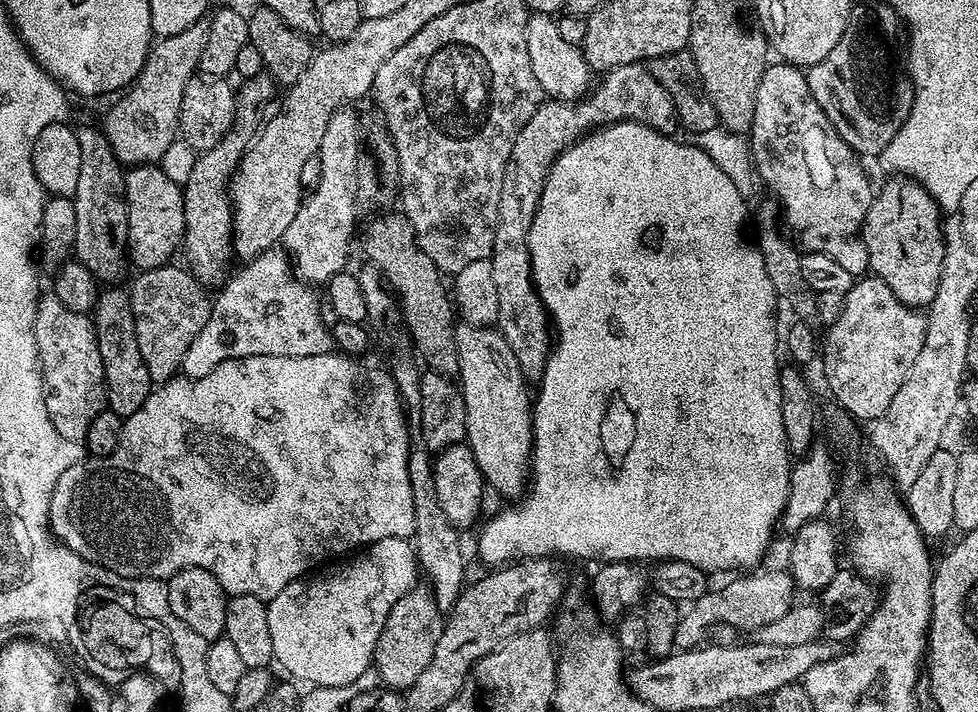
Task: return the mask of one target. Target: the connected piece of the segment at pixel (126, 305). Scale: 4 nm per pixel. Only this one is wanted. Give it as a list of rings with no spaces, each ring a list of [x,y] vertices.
[[[108,286],[96,297],[96,306],[90,313],[92,327],[98,338],[98,354],[102,354],[102,370],[104,371],[104,391],[106,404],[114,411],[127,418],[146,402],[153,390],[150,370],[146,370],[146,362],[142,362],[142,350],[138,350],[136,323],[132,313],[132,303],[125,289],[120,286]]]

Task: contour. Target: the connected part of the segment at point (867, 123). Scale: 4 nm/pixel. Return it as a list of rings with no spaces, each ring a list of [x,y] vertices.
[[[880,2],[880,4],[857,3],[852,9],[848,25],[838,46],[834,46],[834,50],[830,50],[830,54],[826,54],[826,58],[822,58],[822,62],[818,62],[806,72],[810,94],[814,94],[814,102],[818,102],[818,106],[822,106],[826,118],[830,118],[832,127],[852,147],[852,151],[864,158],[867,156],[879,157],[880,152],[886,150],[886,146],[890,146],[894,134],[898,134],[898,130],[906,122],[916,97],[916,90],[912,86],[912,77],[908,75],[905,65],[902,63],[901,53],[899,56],[895,52],[895,48],[899,44],[901,47],[902,21],[892,7],[886,2]]]

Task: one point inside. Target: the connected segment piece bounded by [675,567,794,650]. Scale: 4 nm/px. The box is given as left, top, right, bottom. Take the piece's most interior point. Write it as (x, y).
(750, 602)

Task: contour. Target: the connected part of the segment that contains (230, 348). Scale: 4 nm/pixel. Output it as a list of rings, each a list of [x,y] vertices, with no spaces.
[[[279,247],[269,248],[240,267],[244,268],[236,273],[233,271],[223,281],[224,289],[214,296],[206,326],[202,326],[198,338],[190,342],[190,350],[186,350],[180,363],[183,375],[189,380],[197,380],[210,374],[210,370],[224,360],[234,358],[310,358],[314,354],[333,351],[329,325],[316,324],[321,297],[316,297],[305,281],[294,278],[287,252]]]

